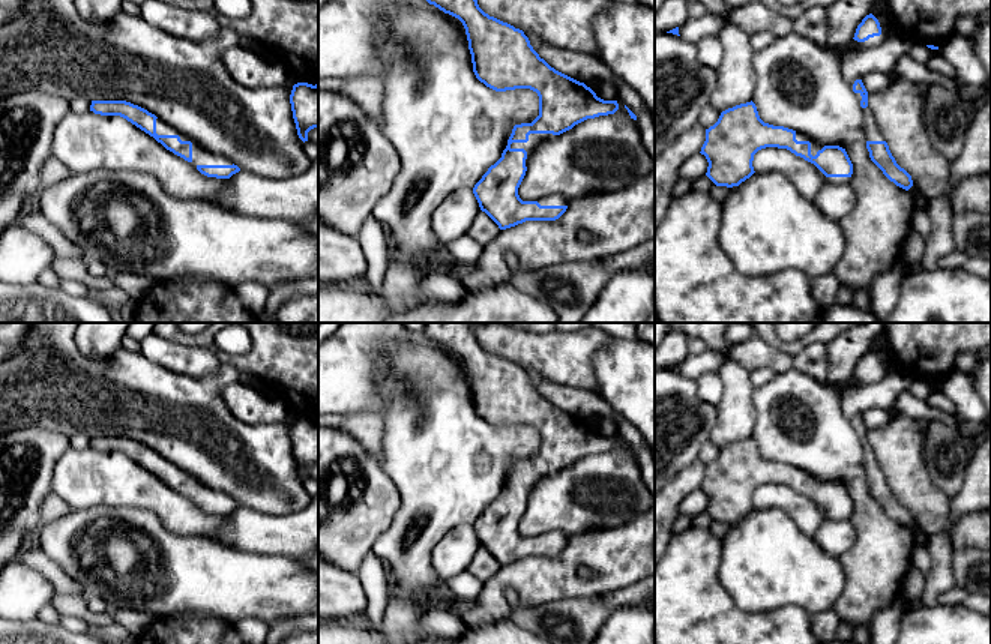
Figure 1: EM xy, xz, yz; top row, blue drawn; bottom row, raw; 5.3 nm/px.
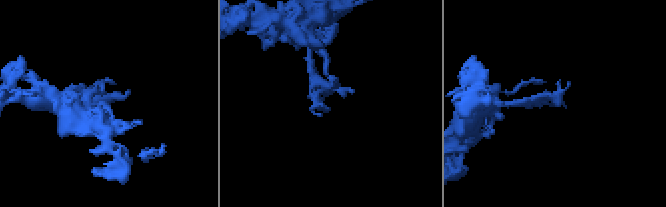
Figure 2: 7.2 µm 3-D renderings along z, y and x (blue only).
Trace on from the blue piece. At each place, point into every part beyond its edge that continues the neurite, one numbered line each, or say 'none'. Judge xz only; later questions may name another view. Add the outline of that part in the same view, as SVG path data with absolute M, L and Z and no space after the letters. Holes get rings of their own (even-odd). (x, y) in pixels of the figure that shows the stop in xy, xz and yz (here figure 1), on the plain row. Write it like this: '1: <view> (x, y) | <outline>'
1: xz (535, 476) | M530 470L527 479L512 479L511 485L524 485L527 488L526 503L529 503L530 492L535 488L535 485L541 479L544 479L553 473L556 473L556 471L553 471L553 470Z

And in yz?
1: yz (816, 482) | M796 468L796 476L797 477L809 477L811 479L811 491L815 492L818 486L824 483L824 480L818 479L817 476L809 474L803 468Z

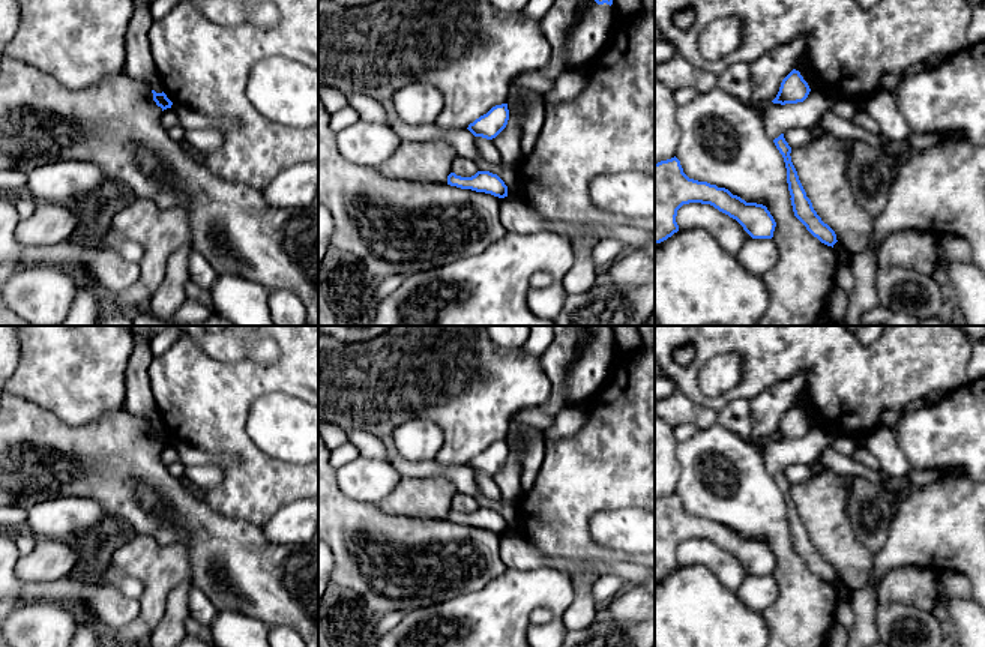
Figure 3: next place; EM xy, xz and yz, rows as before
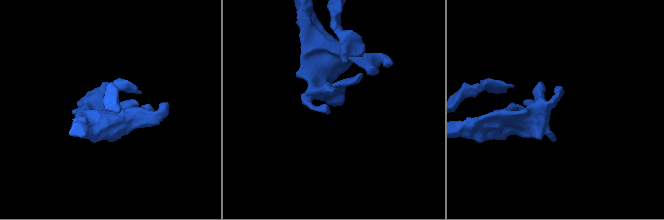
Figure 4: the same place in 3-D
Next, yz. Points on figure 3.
none

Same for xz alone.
1: xz (587, 374) | M586 326L590 332L578 359L569 366L565 375L568 398L581 404L595 396L610 378L611 369L619 362L616 336L613 341L598 341L595 330L604 326Z

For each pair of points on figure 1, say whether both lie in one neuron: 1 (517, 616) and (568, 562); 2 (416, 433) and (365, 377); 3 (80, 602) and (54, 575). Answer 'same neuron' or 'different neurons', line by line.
1: different neurons
2: different neurons
3: different neurons

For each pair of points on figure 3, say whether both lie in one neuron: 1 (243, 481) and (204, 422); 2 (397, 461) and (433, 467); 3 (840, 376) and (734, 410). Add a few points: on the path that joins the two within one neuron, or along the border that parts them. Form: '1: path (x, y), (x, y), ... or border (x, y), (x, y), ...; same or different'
1: path (245, 464), (245, 455), (221, 431); same
2: path (406, 467), (424, 467); same
3: border (750, 400), (731, 400), (718, 413); different

